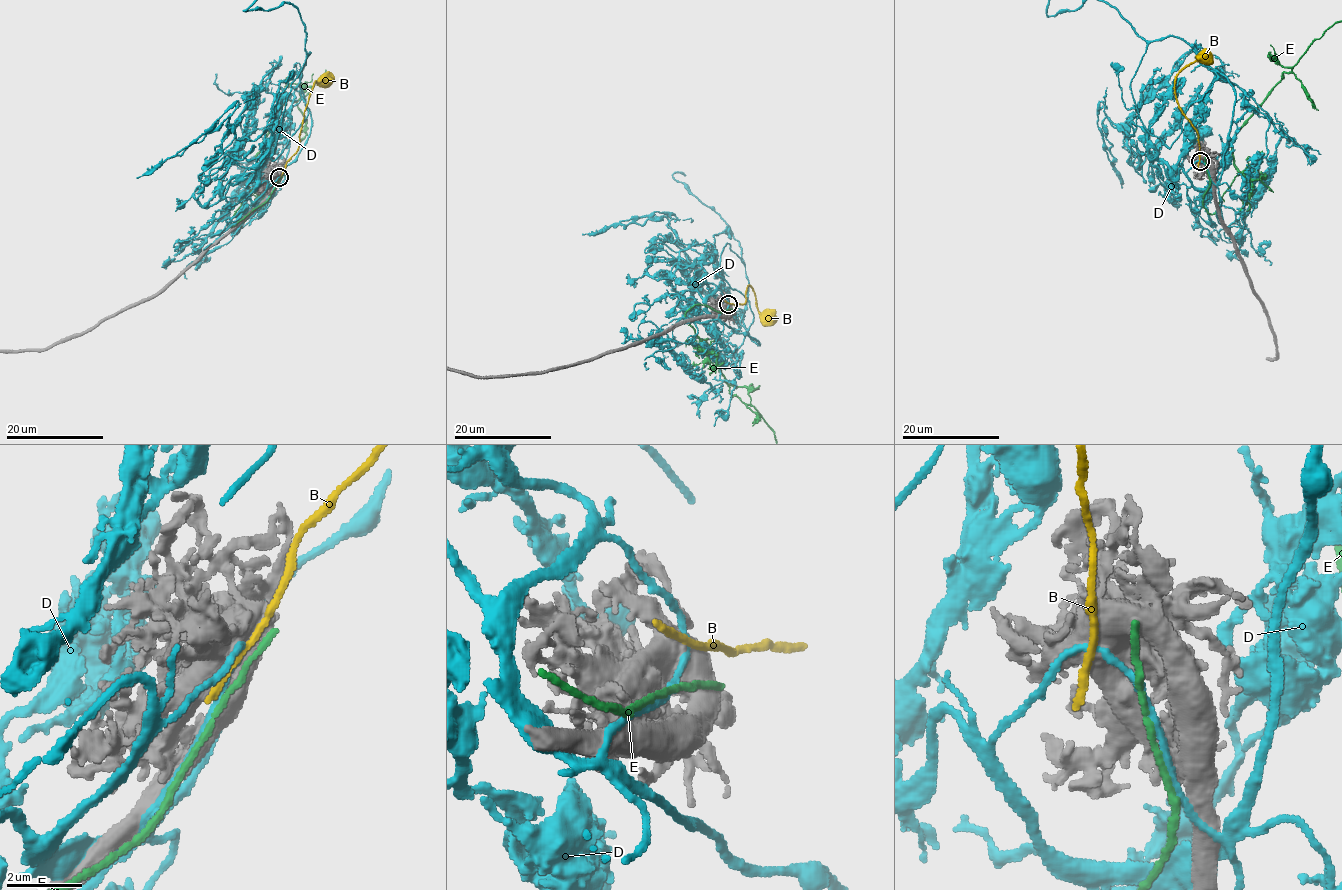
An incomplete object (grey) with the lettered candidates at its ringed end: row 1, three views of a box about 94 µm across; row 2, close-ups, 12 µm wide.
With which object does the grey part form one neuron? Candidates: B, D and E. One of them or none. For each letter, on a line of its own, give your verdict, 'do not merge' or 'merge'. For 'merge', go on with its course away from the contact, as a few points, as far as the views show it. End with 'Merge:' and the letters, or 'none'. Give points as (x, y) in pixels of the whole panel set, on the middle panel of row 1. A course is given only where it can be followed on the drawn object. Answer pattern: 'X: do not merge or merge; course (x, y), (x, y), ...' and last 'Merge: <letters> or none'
B: do not merge
D: do not merge
E: do not merge
Merge: none

